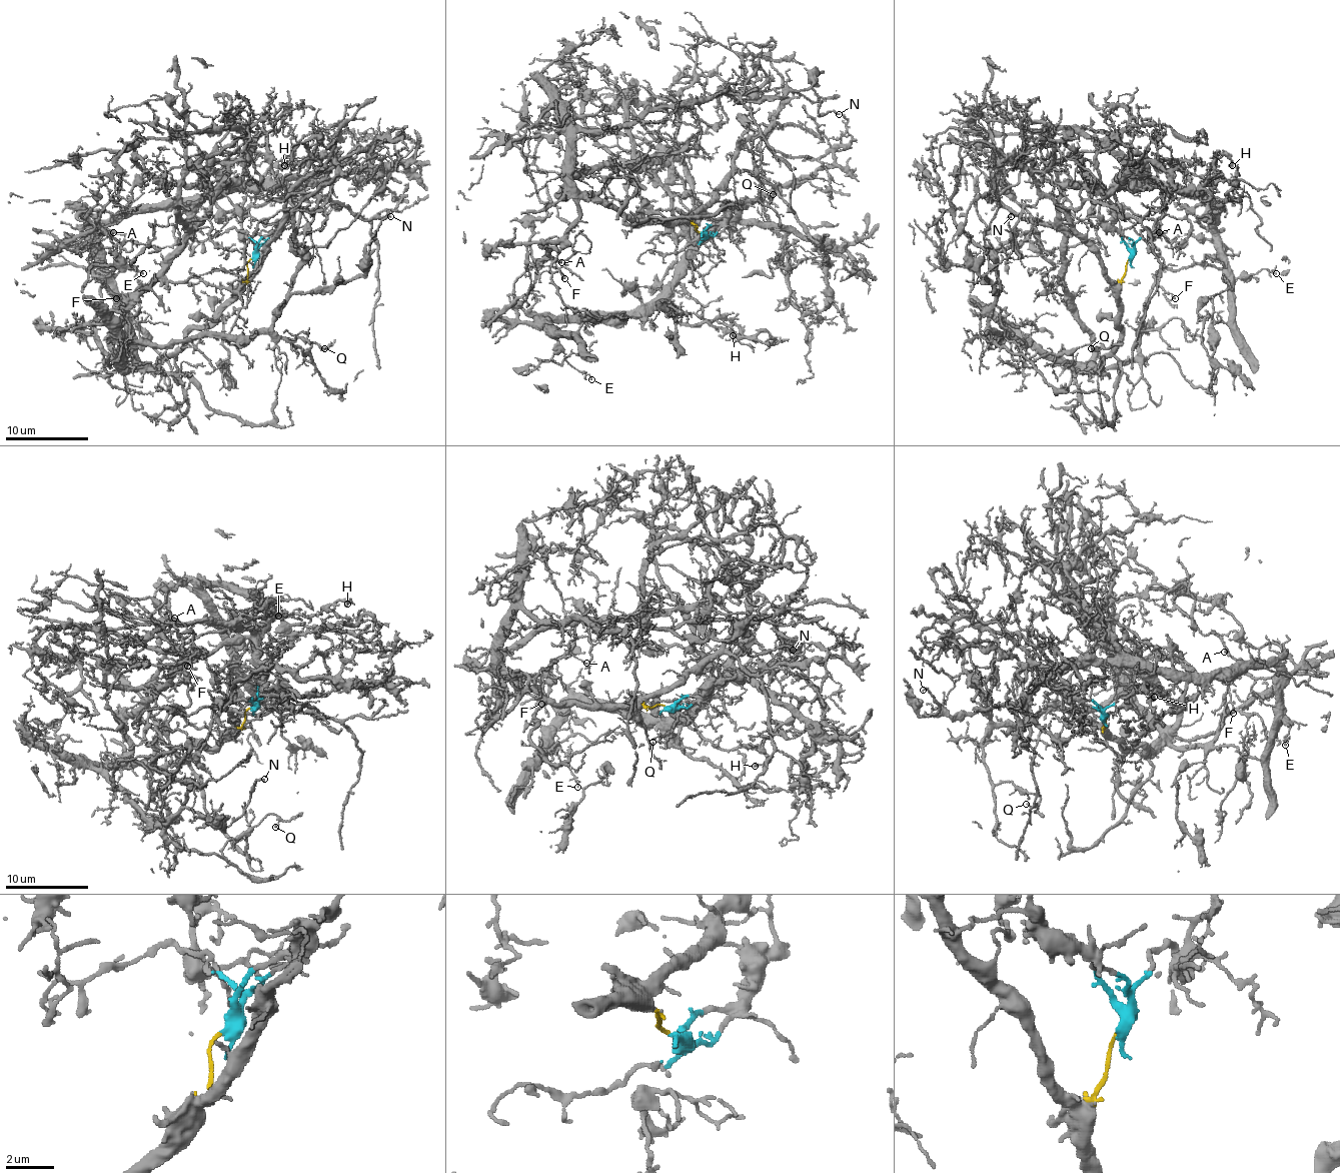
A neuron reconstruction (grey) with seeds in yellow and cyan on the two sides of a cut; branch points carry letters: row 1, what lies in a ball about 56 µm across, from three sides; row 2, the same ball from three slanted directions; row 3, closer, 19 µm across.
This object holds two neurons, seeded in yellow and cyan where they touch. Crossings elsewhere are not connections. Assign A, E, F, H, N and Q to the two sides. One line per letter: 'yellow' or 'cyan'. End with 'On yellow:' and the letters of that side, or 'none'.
A: yellow
E: cyan
F: yellow
H: cyan
N: yellow
Q: yellow
On yellow: A, F, N, Q

